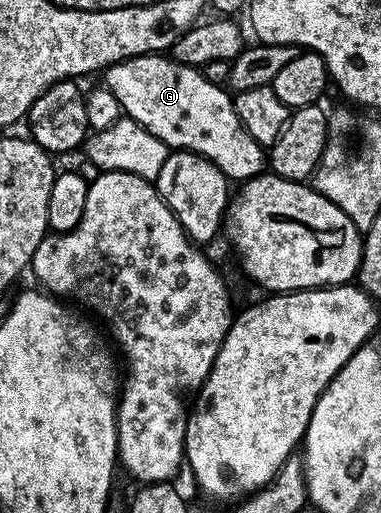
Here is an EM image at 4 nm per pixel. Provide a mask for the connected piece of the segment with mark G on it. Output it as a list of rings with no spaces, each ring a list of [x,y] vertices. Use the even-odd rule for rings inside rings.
[[[149,55],[132,57],[128,61],[111,65],[110,68],[103,70],[103,77],[103,88],[110,90],[114,99],[118,99],[121,110],[143,129],[150,131],[150,135],[162,139],[162,143],[168,146],[169,150],[187,149],[190,153],[197,153],[210,159],[210,163],[214,163],[214,167],[224,172],[232,183],[243,183],[265,172],[265,146],[250,139],[250,135],[242,127],[236,114],[233,94],[224,85],[210,83],[210,79],[206,79],[197,66],[183,65],[168,55]]]

